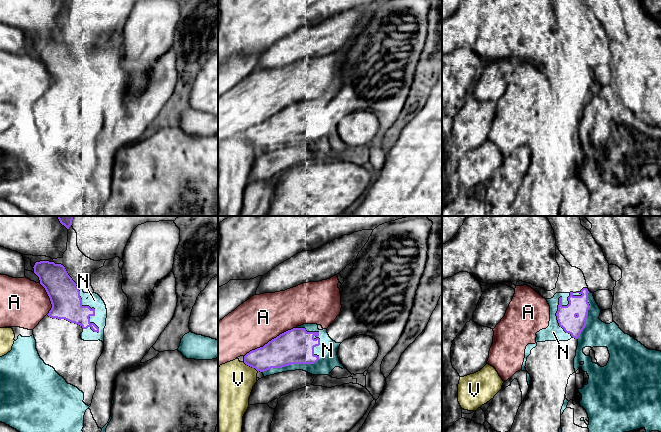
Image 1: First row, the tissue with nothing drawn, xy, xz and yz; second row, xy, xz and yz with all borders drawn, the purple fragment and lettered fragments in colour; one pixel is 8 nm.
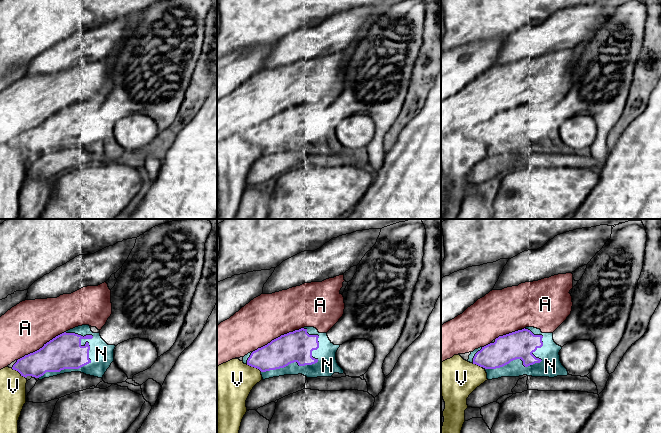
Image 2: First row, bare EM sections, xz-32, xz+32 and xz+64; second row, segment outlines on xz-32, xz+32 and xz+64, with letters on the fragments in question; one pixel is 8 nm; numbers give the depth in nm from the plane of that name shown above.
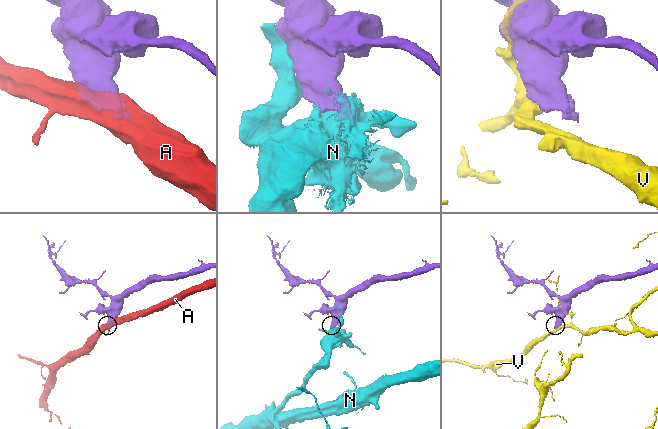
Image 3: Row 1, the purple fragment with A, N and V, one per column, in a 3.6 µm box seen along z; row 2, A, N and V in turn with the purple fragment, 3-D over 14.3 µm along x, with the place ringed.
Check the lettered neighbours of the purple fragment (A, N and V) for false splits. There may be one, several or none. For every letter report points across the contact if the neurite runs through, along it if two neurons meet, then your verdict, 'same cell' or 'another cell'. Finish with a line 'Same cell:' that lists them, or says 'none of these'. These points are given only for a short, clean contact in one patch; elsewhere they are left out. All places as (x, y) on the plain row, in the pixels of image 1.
A: another cell
N: another cell
V: another cell
Same cell: none of these

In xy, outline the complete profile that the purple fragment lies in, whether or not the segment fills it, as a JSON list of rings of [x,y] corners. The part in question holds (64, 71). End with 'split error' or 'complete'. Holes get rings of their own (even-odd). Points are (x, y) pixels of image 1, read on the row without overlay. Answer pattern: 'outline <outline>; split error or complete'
outline [[[40,37],[36,38],[33,44],[52,80],[49,89],[33,105],[38,130],[44,139],[53,143],[68,160],[84,169],[83,178],[89,182],[97,162],[96,141],[103,128],[104,119],[100,116],[84,117],[80,110],[88,103],[99,109],[99,104],[91,99],[89,94],[95,92],[95,85],[82,81],[80,67],[63,41]]]; split error

